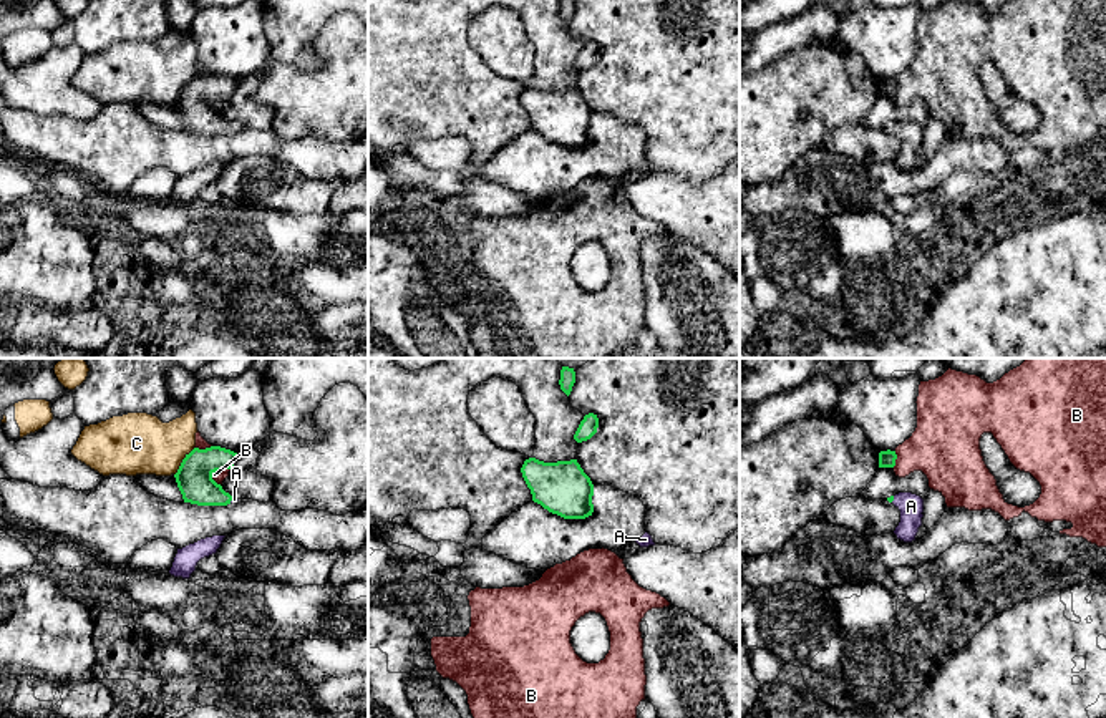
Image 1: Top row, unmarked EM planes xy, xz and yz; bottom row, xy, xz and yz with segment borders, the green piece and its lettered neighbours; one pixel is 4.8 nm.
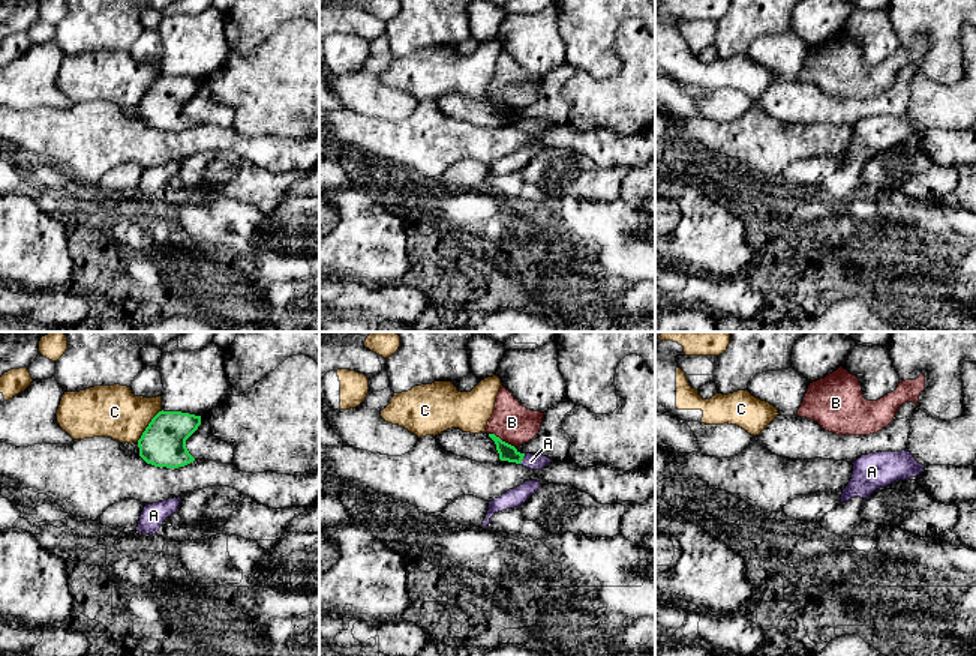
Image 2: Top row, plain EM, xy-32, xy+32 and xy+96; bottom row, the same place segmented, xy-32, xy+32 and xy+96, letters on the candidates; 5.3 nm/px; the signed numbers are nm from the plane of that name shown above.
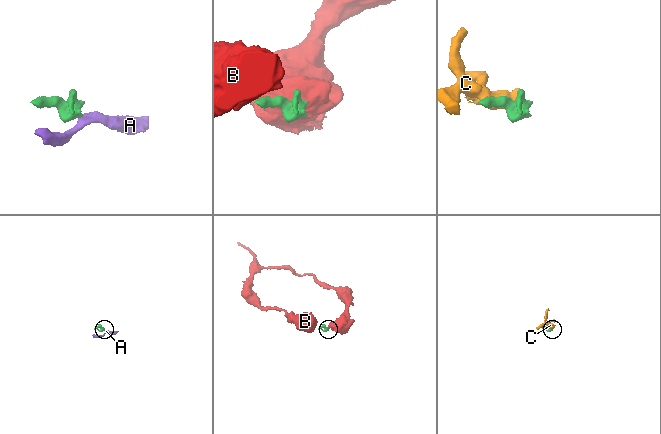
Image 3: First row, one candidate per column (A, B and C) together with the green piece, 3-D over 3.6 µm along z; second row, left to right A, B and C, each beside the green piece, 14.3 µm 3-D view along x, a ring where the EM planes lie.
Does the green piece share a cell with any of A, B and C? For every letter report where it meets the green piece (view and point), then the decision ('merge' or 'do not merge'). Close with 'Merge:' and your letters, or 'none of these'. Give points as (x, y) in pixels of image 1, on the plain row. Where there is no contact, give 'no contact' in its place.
A: xy (231, 128) | merge
B: xy (219, 98) | do not merge
C: xy (183, 90) | do not merge
Merge: A

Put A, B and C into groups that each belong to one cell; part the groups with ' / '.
A / B / C

